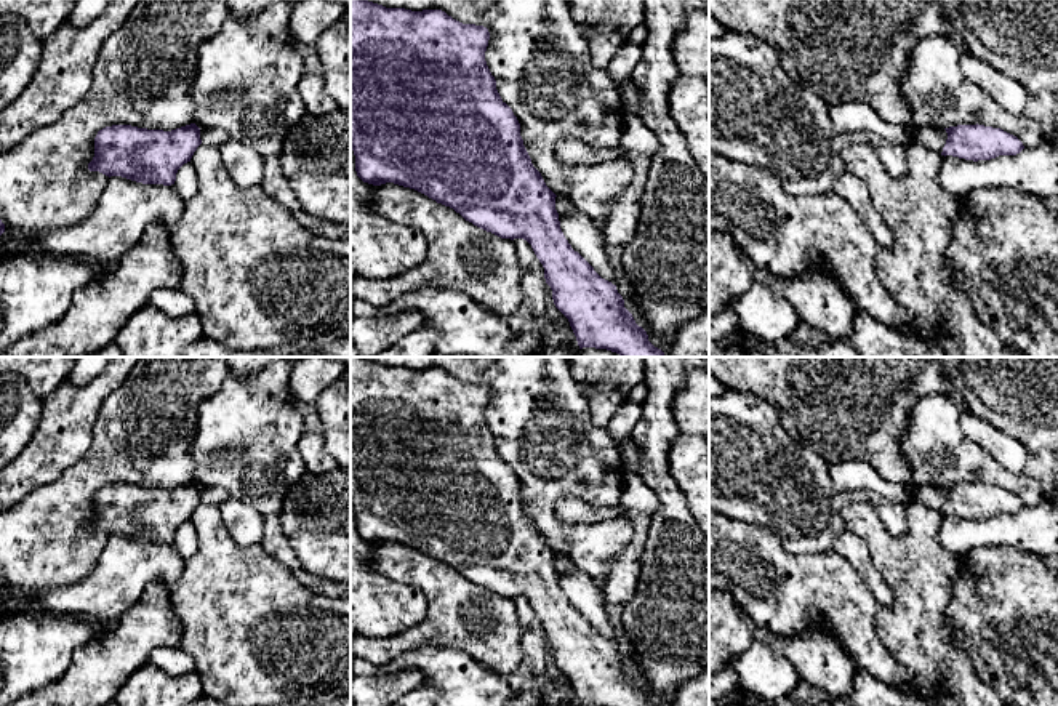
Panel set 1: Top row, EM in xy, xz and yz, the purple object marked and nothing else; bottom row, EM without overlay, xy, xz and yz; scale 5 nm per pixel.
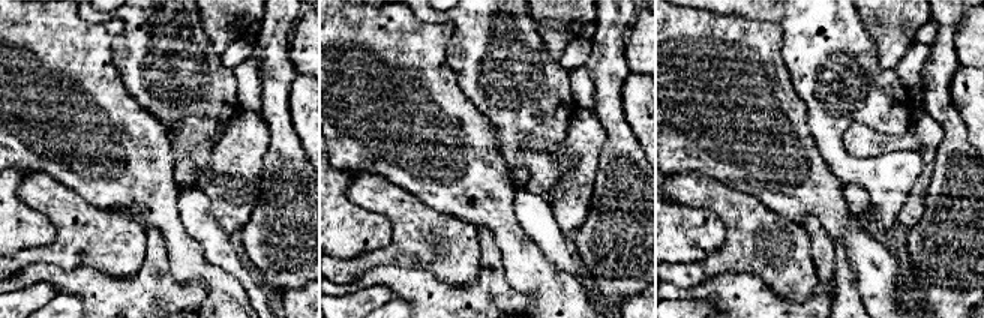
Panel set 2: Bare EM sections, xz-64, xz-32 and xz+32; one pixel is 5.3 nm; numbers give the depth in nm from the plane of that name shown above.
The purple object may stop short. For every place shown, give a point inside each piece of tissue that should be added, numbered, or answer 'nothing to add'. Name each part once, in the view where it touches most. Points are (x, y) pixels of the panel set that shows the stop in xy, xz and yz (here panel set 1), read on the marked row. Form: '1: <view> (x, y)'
nothing to add

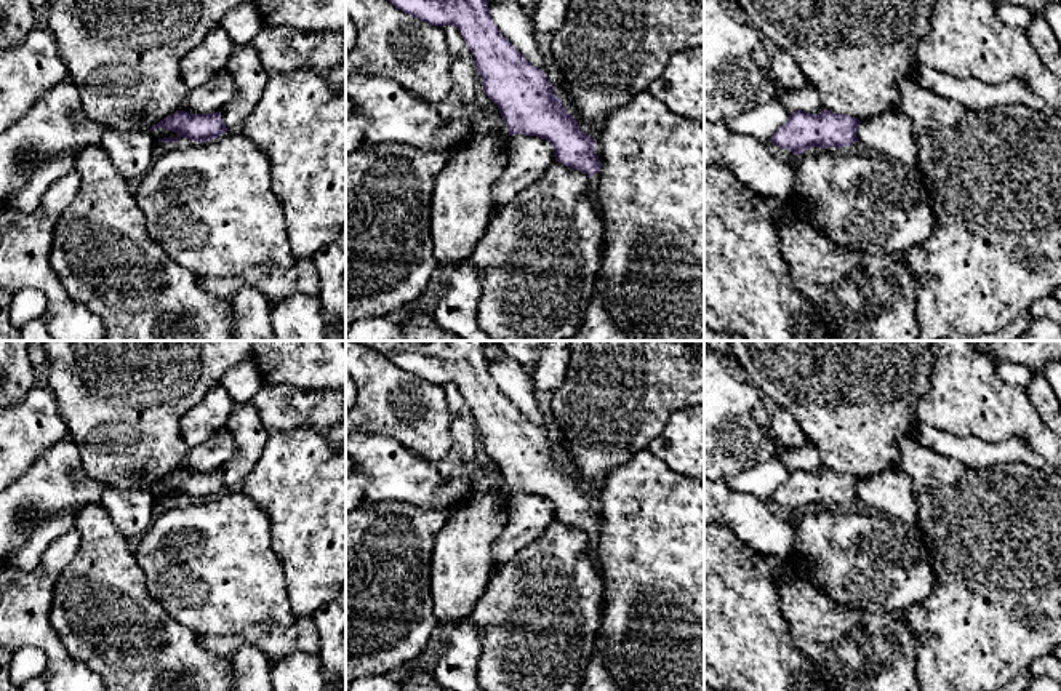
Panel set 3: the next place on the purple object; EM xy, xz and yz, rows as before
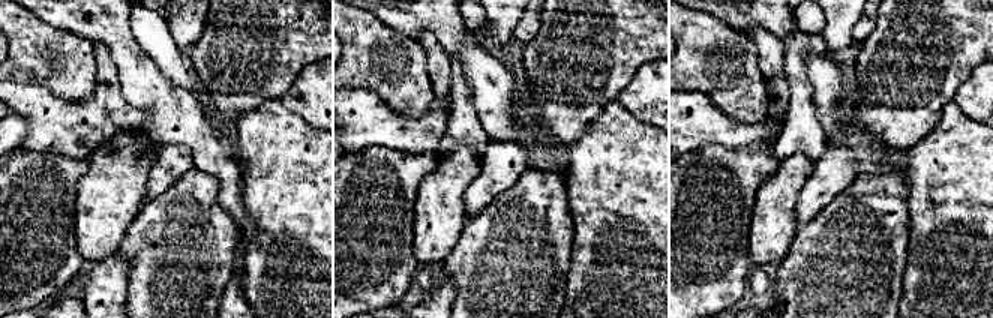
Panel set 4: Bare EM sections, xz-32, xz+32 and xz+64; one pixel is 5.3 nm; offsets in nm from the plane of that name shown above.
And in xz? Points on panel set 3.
1: xz (592, 192)

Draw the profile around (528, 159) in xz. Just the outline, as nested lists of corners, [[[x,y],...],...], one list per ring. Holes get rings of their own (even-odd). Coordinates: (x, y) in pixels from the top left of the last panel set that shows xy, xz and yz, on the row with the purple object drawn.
[[[512,134],[507,139],[507,146],[510,149],[509,160],[493,189],[494,211],[538,181],[555,162],[552,144],[546,139]]]

